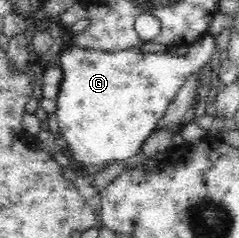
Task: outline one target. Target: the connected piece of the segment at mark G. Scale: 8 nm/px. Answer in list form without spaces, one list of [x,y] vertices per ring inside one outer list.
[[[207,32],[195,39],[185,56],[171,56],[168,52],[140,52],[136,50],[83,50],[75,45],[63,54],[60,53],[60,68],[63,80],[60,82],[56,96],[57,110],[54,112],[58,120],[60,134],[70,148],[68,154],[74,164],[87,173],[96,174],[105,169],[109,160],[127,160],[140,153],[143,143],[157,129],[157,123],[172,100],[183,88],[184,82],[191,74],[200,73],[215,53],[215,39]]]

